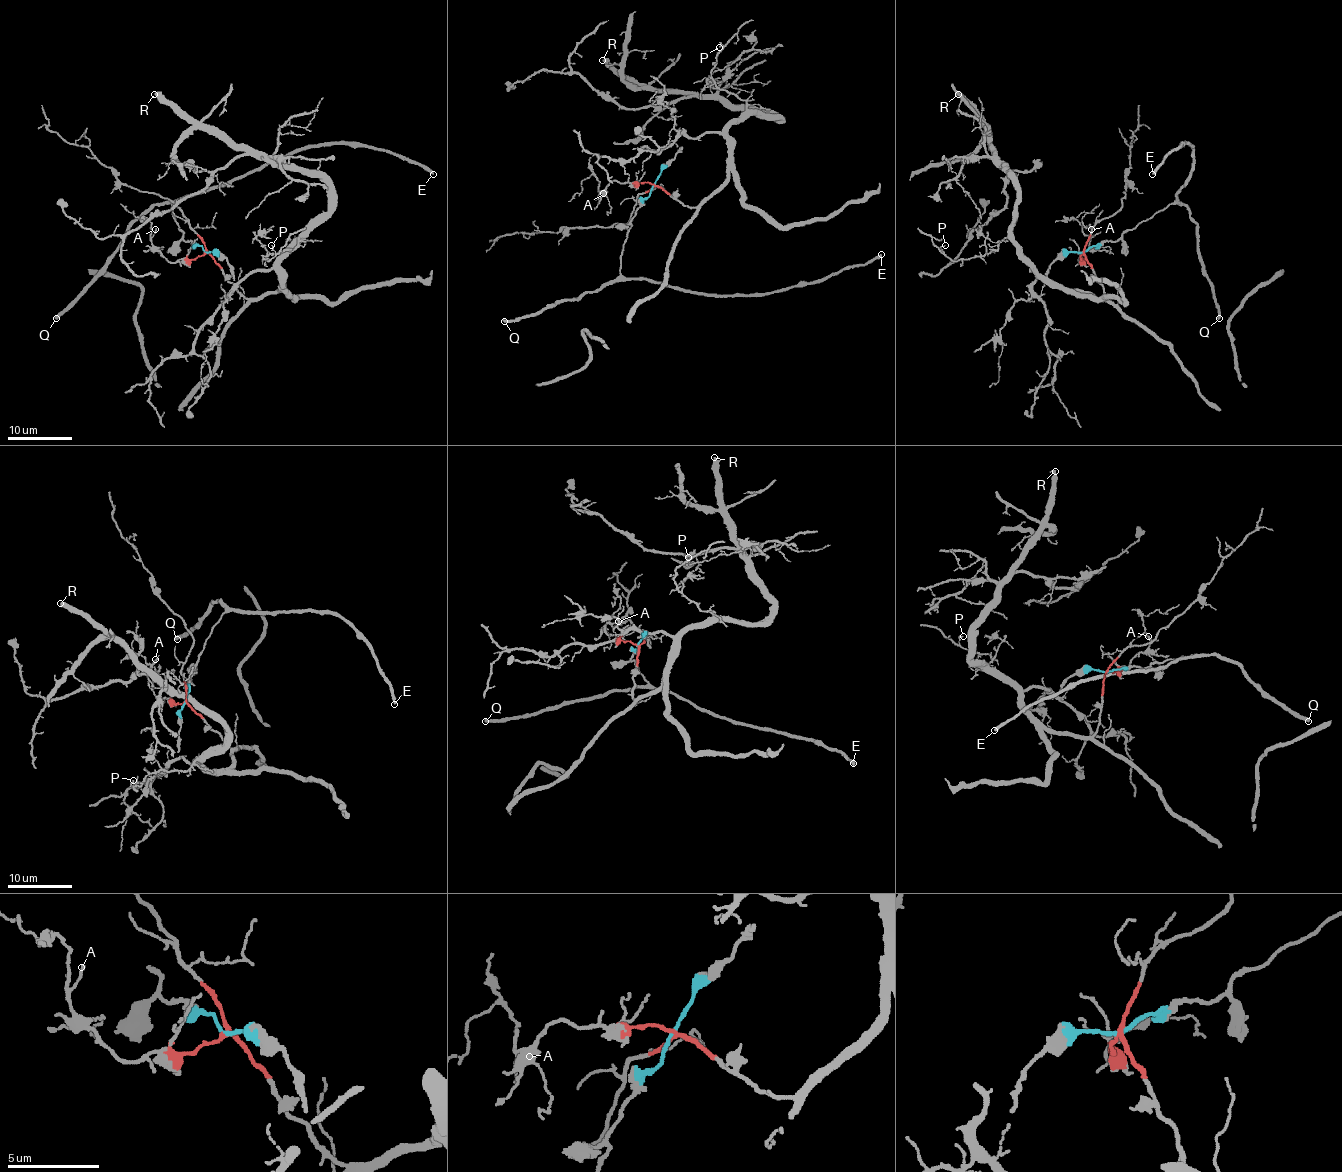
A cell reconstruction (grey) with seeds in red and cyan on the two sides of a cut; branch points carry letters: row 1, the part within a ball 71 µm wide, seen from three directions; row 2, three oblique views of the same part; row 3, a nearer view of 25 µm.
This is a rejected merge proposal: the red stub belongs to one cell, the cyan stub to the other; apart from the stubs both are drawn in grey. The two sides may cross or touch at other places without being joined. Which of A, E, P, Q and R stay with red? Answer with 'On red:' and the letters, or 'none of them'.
On red: A, P, R

